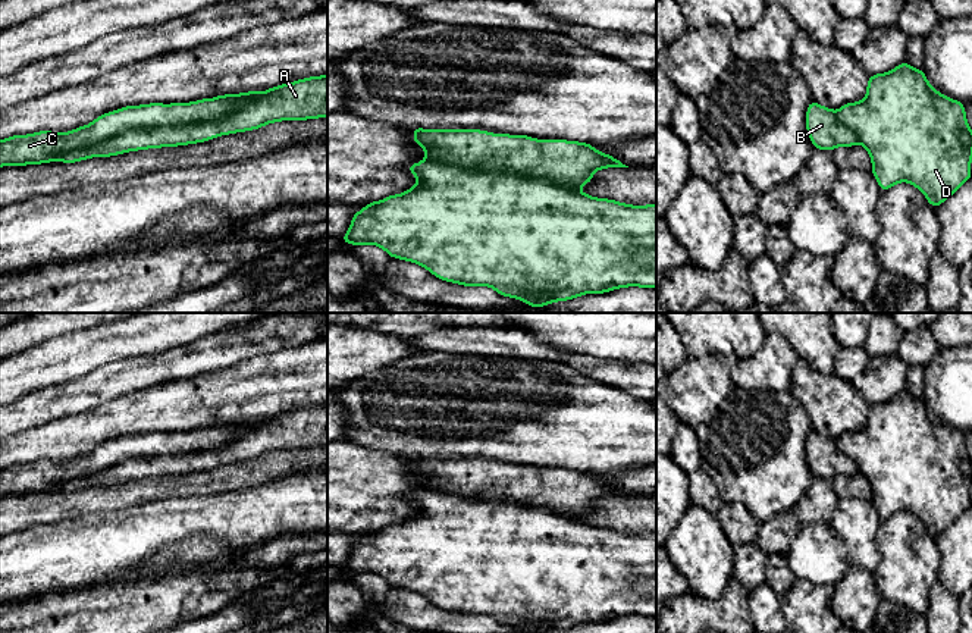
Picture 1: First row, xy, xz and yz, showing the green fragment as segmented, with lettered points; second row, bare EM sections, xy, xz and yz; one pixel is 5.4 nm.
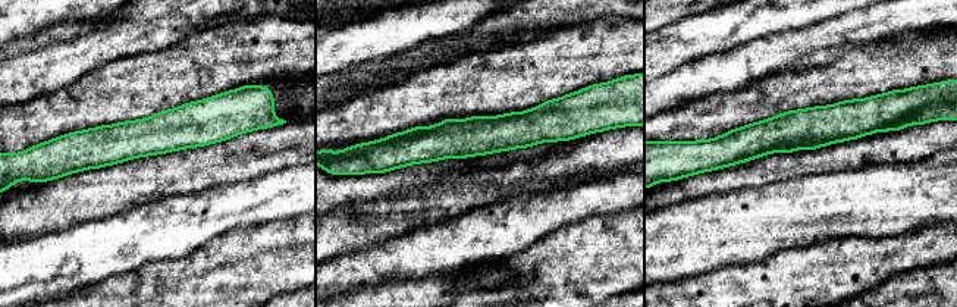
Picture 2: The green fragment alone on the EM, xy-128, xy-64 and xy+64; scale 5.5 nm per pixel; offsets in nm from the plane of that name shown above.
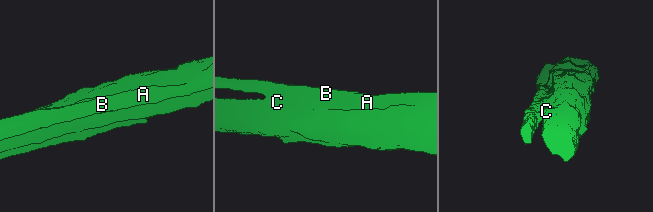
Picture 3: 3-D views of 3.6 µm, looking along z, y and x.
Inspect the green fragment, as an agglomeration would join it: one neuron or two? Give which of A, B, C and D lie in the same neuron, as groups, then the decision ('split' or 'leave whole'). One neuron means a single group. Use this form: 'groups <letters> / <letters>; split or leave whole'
groups A B / C D; split

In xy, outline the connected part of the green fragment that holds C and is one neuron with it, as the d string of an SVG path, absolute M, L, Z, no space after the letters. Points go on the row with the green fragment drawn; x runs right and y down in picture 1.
M248 91L191 103L126 106L100 115L90 125L69 132L40 131L28 135L13 135L0 141L0 167L48 163L63 153L90 147L129 131L220 119L239 107L247 98L258 94L258 91Z

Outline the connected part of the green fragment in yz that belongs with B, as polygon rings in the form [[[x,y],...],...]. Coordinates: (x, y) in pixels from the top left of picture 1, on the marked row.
[[[815,103],[808,106],[806,131],[815,150],[834,151],[840,145],[855,147],[859,141],[849,126],[846,126],[834,110]]]

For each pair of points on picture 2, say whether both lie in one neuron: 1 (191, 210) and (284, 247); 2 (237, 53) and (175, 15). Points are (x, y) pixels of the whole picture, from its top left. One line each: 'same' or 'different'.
1: different
2: different

